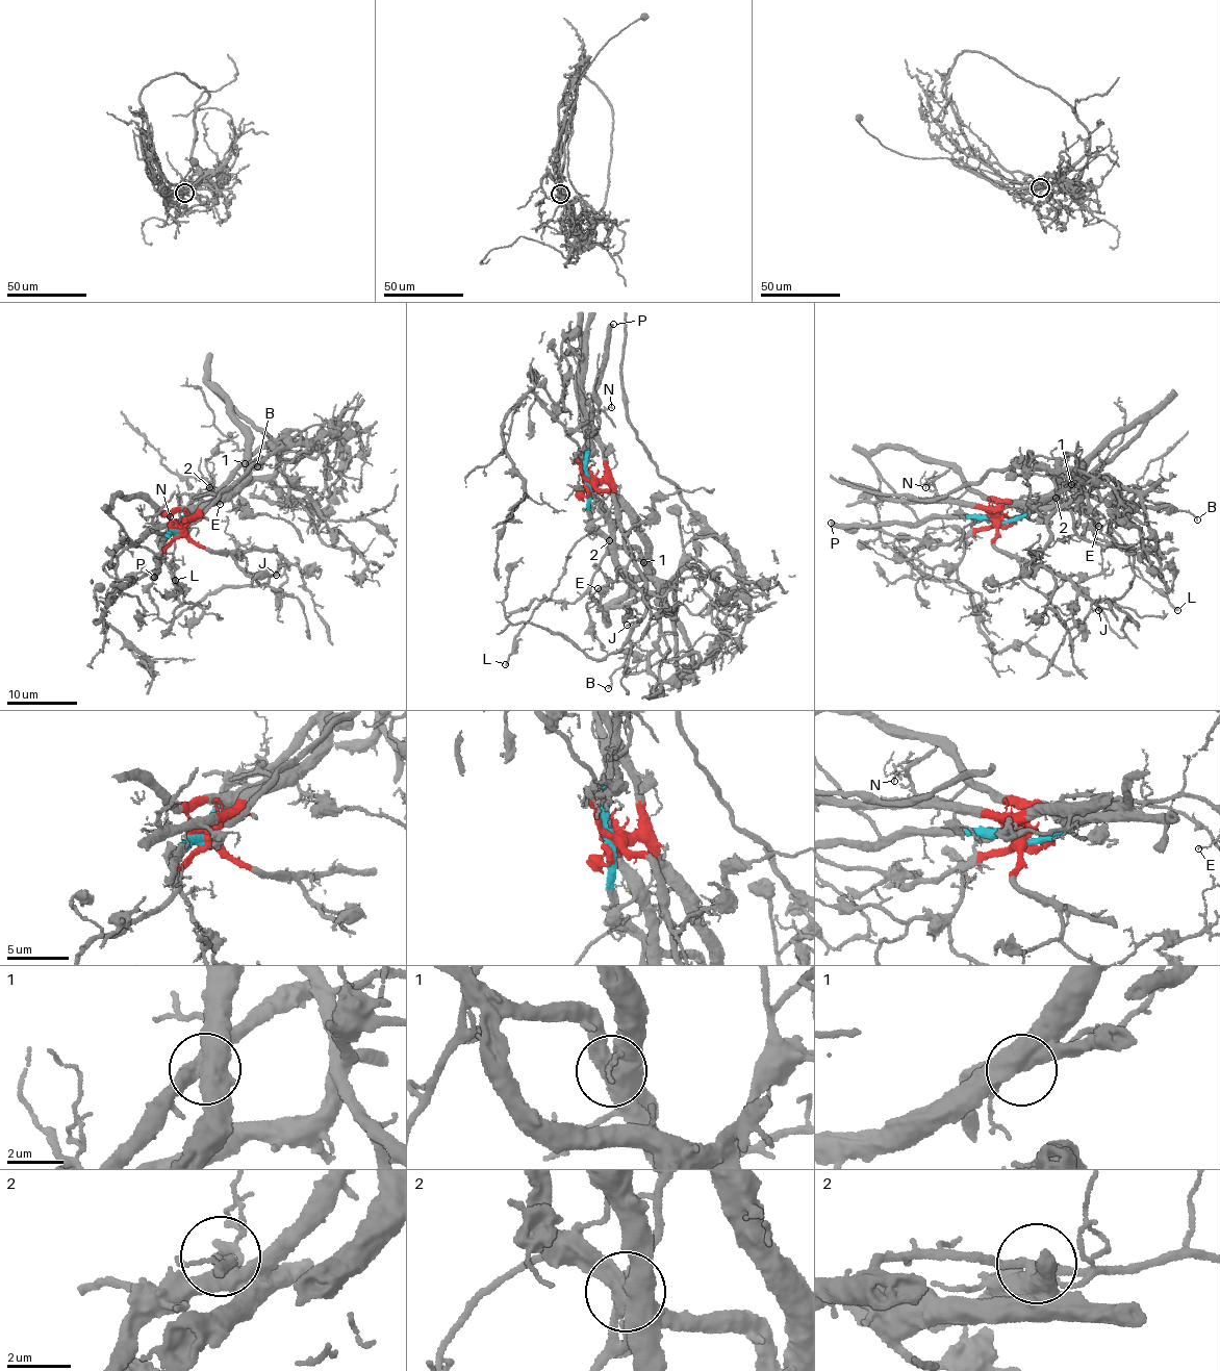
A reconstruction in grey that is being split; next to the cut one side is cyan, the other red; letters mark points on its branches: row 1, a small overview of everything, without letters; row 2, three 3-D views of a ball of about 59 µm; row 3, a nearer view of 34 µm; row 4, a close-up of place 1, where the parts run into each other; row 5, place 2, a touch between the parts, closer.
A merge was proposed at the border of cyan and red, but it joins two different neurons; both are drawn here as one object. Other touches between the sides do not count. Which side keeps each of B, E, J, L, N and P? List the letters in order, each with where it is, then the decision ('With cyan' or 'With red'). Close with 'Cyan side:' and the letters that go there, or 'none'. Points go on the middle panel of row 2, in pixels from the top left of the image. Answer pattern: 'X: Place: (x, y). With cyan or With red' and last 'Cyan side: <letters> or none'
B: Place: (608, 688). With cyan
E: Place: (598, 588). With red
J: Place: (627, 625). With red
L: Place: (505, 664). With cyan
N: Place: (611, 407). With red
P: Place: (613, 324). With cyan
Cyan side: B, L, P

